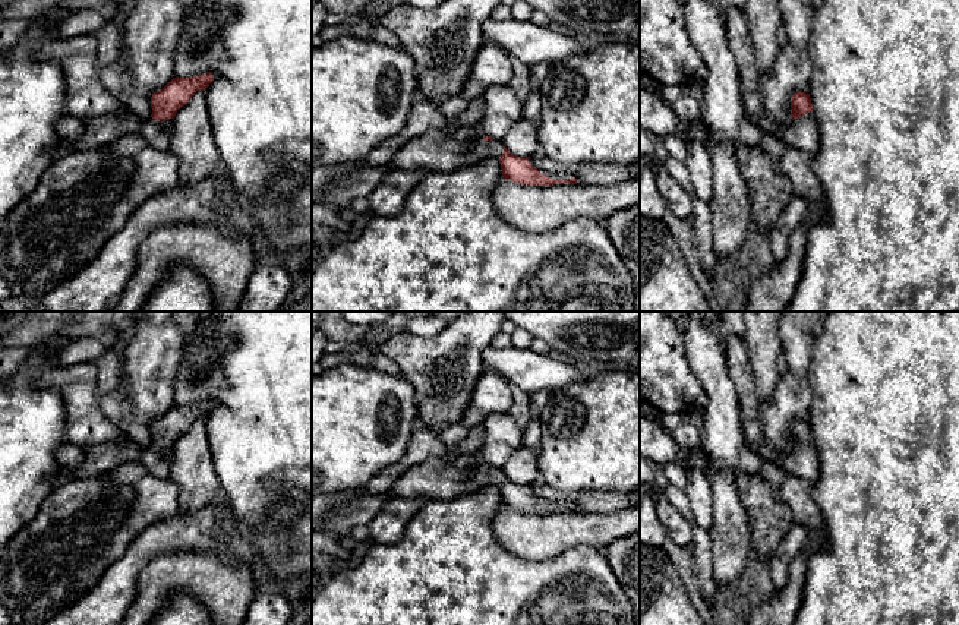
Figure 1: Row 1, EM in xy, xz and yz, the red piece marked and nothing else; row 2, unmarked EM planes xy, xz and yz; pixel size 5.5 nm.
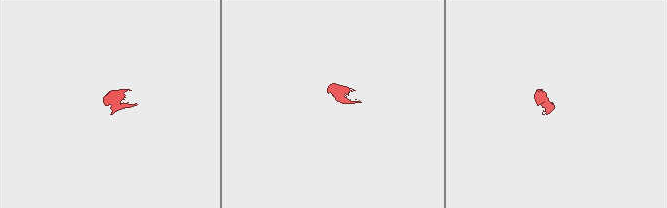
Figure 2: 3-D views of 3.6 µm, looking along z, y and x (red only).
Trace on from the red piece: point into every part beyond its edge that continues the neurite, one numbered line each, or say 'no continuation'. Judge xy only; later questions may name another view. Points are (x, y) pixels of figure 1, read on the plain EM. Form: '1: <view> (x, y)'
1: xy (98, 458)

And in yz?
1: yz (803, 461)

